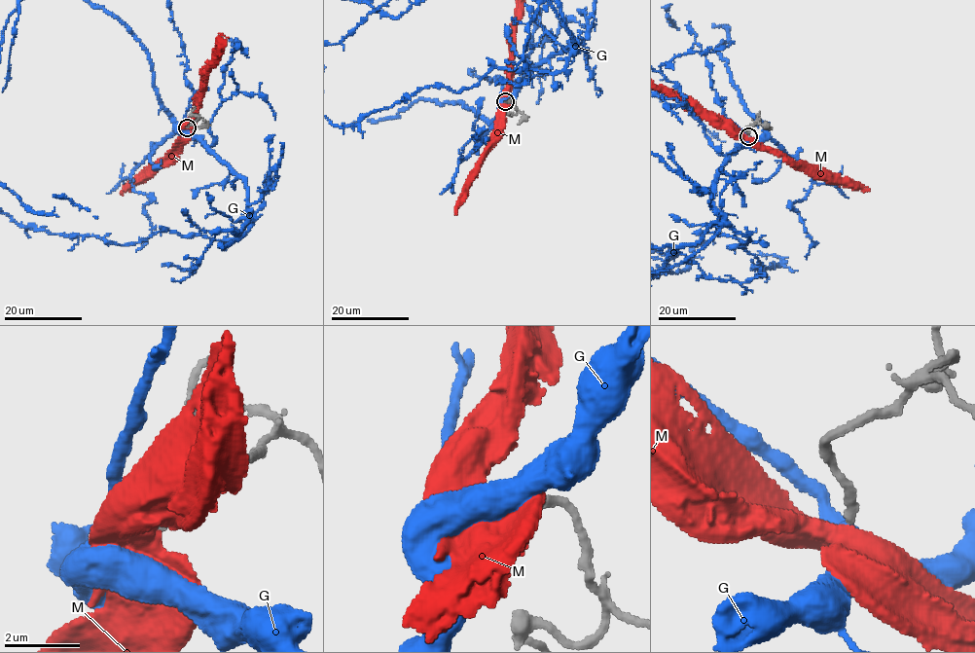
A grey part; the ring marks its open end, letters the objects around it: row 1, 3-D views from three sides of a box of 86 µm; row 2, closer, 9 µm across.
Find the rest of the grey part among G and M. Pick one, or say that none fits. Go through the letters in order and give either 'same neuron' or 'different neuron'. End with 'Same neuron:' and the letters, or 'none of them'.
G: same neuron
M: different neuron
Same neuron: G

